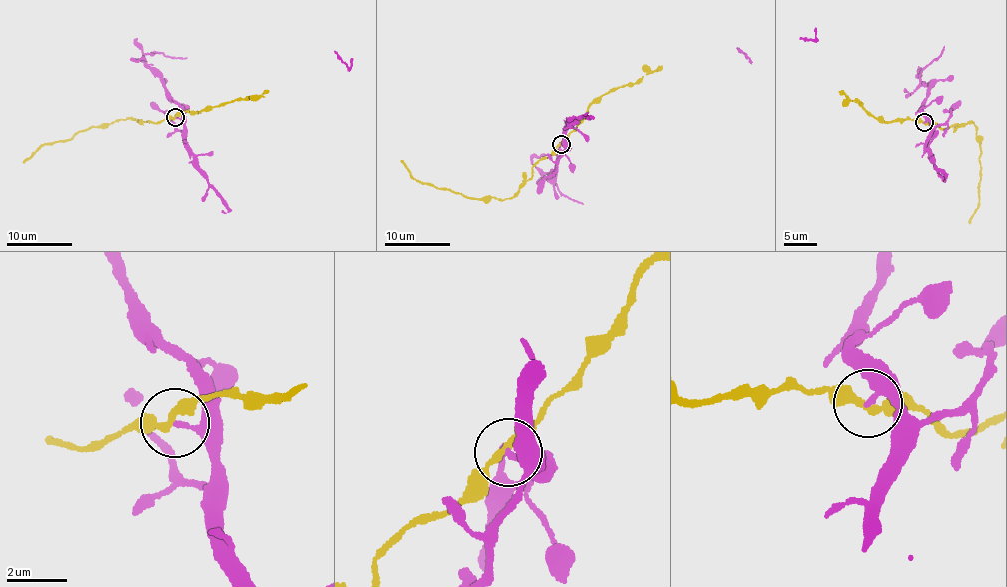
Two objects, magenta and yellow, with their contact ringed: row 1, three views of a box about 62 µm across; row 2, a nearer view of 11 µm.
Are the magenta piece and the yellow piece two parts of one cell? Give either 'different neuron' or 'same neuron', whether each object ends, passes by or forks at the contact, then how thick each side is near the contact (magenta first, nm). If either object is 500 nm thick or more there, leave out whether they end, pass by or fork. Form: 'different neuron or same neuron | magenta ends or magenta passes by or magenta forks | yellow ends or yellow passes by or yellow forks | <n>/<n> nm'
different neuron | magenta ends | yellow passes by | 170/280 nm

